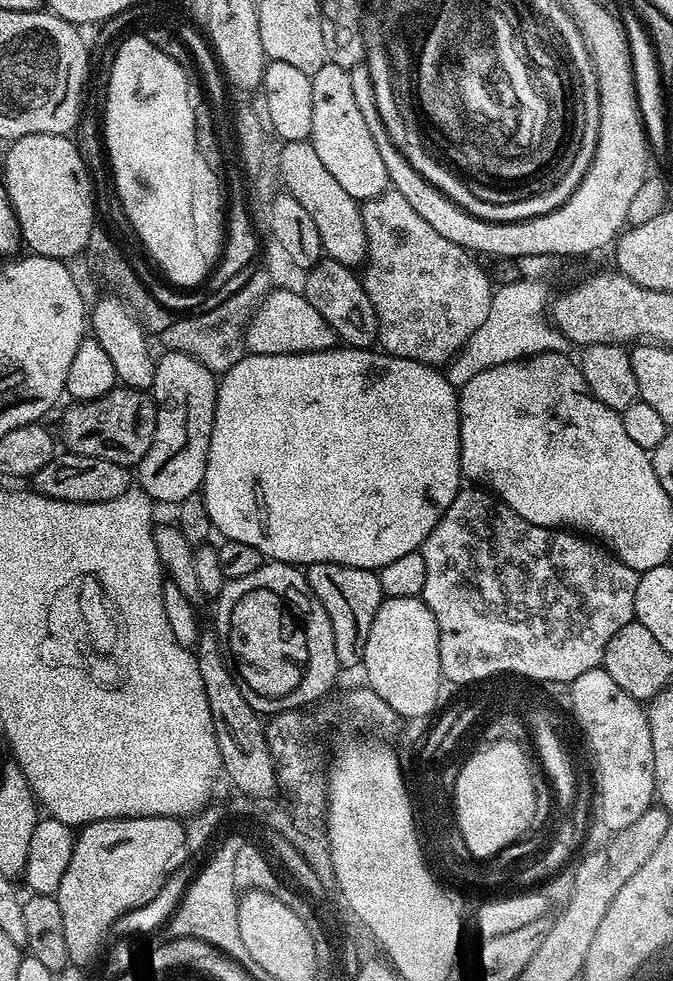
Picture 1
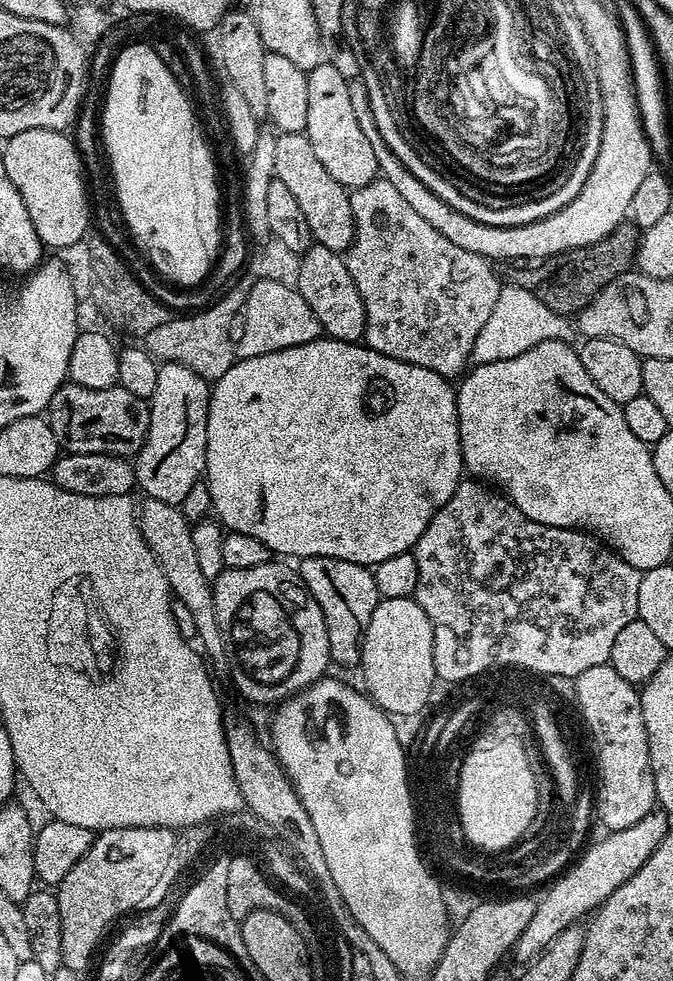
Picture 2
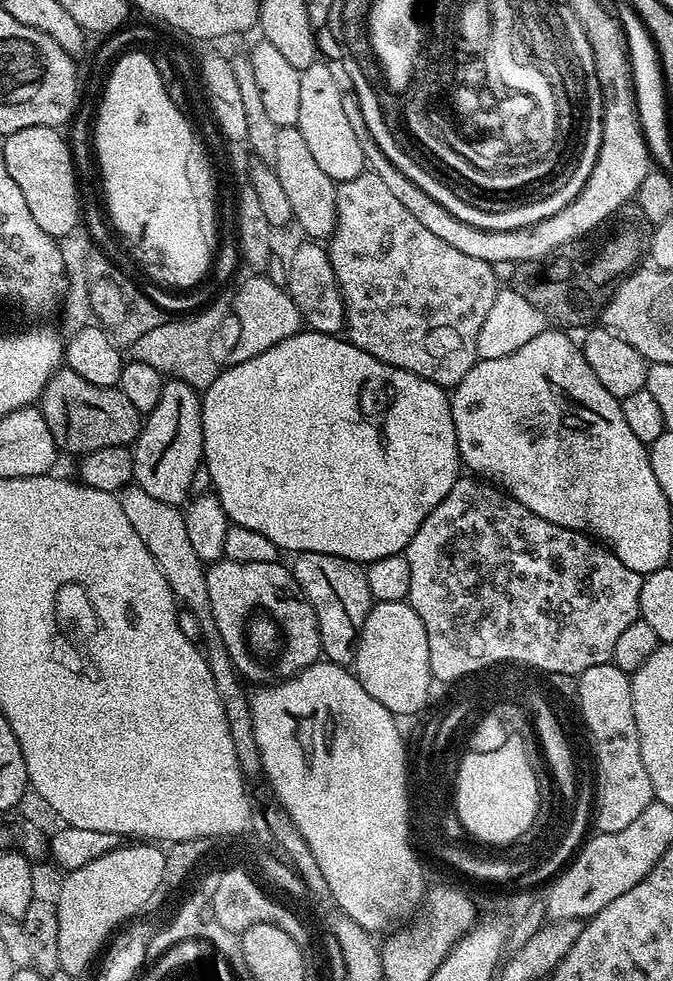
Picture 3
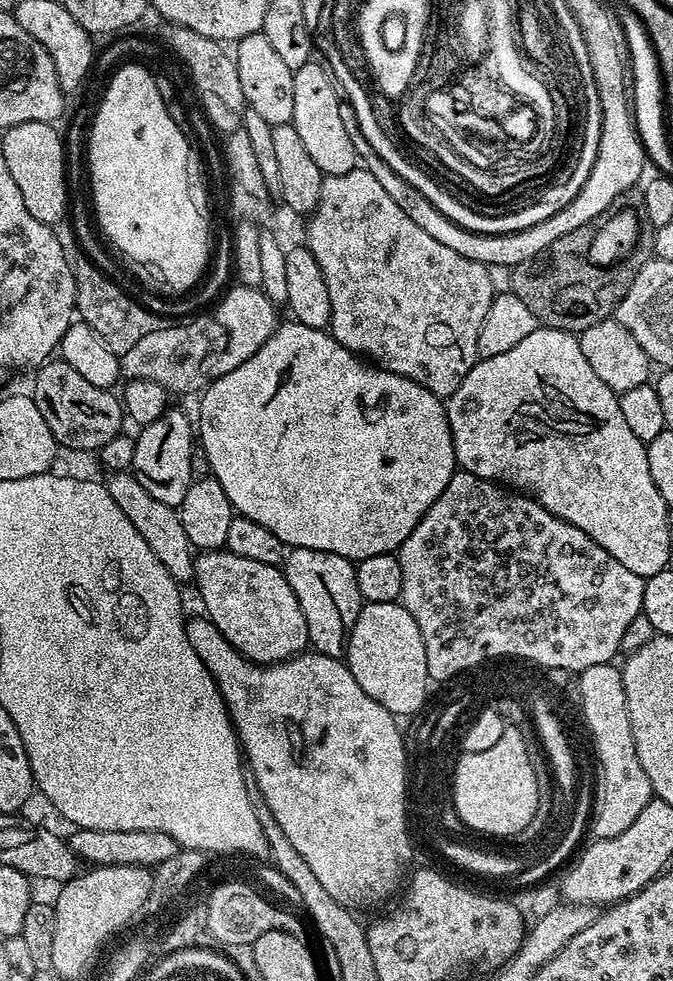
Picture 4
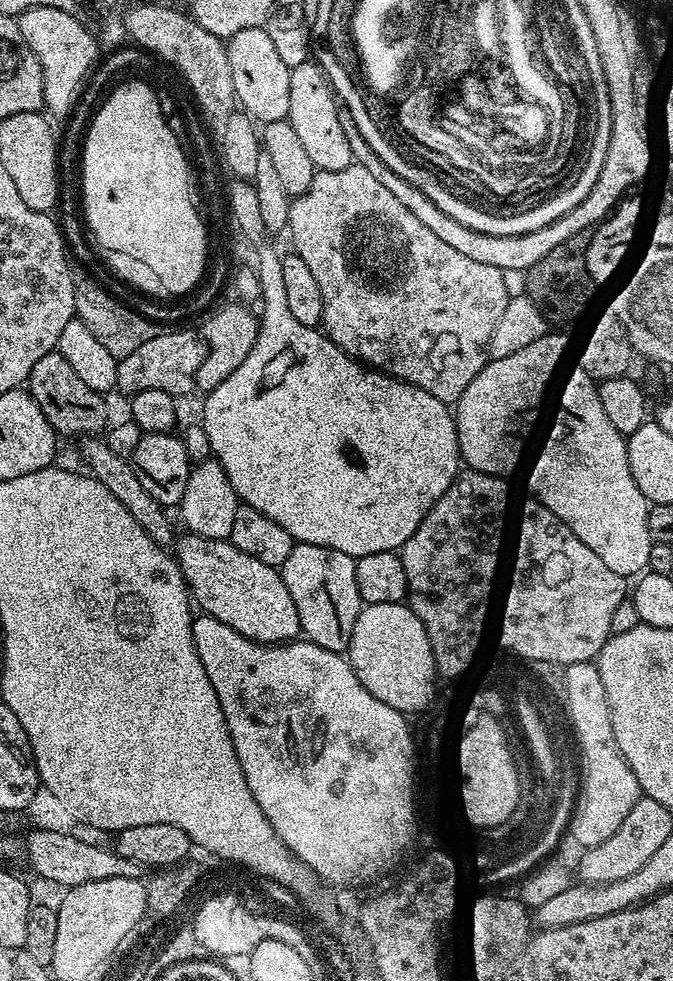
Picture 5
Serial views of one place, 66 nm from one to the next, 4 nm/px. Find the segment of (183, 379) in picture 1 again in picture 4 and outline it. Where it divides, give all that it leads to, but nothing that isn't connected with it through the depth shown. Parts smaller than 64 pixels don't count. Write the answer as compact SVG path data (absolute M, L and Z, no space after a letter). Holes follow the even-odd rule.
M172 406L157 420L143 425L137 432L140 433L134 436L136 445L131 471L146 491L158 498L158 502L179 506L193 481L190 474L190 454L194 451L193 421L191 424L182 409Z

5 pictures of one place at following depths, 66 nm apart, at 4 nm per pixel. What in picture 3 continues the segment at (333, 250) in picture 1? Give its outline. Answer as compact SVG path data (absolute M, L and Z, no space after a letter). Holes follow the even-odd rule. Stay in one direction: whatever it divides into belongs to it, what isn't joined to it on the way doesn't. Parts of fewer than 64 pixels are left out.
M295 126L278 128L278 138L274 145L274 162L270 167L276 173L282 191L290 201L295 227L300 227L305 237L317 242L327 241L336 228L336 184L311 156L300 128Z

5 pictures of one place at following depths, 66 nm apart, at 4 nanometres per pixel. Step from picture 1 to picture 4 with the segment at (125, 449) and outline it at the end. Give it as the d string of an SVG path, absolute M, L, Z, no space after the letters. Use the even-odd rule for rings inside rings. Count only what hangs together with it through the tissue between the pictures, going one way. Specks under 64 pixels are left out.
M49 358L35 369L36 377L32 380L30 395L34 406L46 418L50 434L54 434L57 445L64 448L81 448L84 452L95 453L110 438L121 435L123 424L126 424L126 413L119 395L115 391L99 388L86 382L74 366L62 358Z

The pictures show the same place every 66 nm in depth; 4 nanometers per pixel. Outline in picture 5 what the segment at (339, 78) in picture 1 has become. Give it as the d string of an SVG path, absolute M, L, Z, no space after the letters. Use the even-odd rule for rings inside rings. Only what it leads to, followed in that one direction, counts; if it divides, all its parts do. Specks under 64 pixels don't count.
M309 58L302 66L294 66L290 76L290 108L287 120L298 134L306 155L317 170L346 170L346 166L354 163L350 154L350 144L346 142L346 134L342 134L340 114L341 105L332 93L330 82L316 61Z

